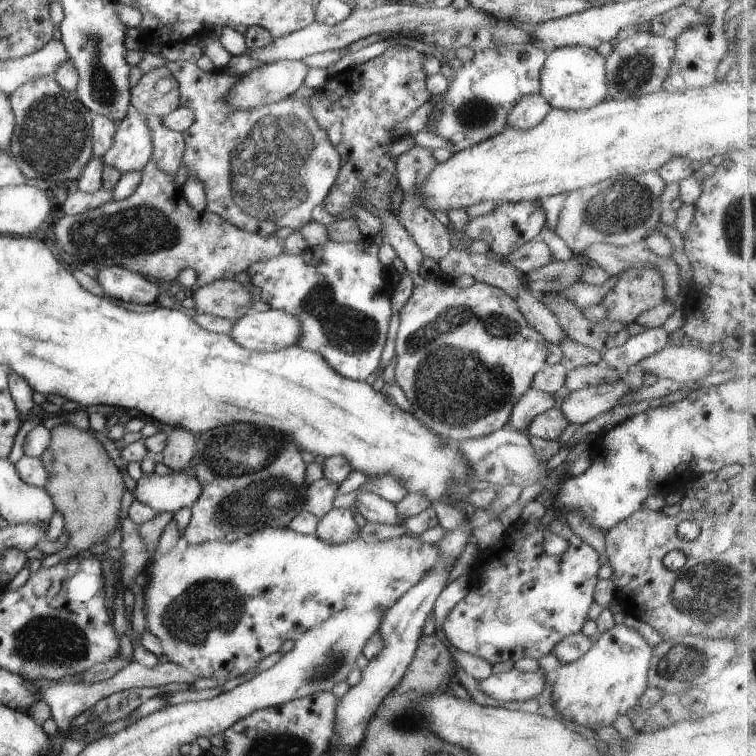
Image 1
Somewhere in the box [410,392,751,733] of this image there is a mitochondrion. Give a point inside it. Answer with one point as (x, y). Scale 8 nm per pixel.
(708, 591)

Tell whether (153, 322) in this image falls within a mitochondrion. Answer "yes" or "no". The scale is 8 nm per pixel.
no

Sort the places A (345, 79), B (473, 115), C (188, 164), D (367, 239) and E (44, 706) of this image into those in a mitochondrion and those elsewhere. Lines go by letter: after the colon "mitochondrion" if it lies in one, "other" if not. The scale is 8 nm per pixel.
A: other
B: mitochondrion
C: other
D: other
E: other

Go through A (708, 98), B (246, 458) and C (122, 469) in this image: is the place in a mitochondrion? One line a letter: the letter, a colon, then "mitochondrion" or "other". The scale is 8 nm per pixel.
A: other
B: mitochondrion
C: other

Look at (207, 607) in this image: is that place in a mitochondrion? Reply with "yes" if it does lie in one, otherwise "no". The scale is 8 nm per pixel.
yes

